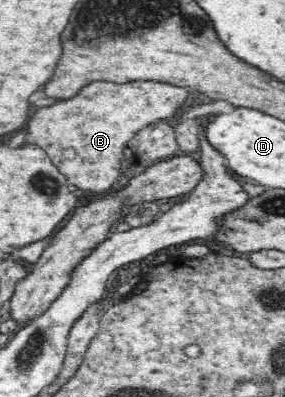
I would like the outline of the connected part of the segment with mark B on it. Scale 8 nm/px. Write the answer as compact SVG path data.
M94 81L83 87L75 97L67 101L59 101L51 107L43 107L29 119L29 135L27 143L35 143L47 151L53 163L61 169L61 173L79 189L83 197L103 197L113 187L121 174L121 161L125 159L123 147L137 133L143 132L153 122L169 120L173 122L173 114L183 107L187 101L188 90L176 85L157 81L130 81L124 84L115 82Z

